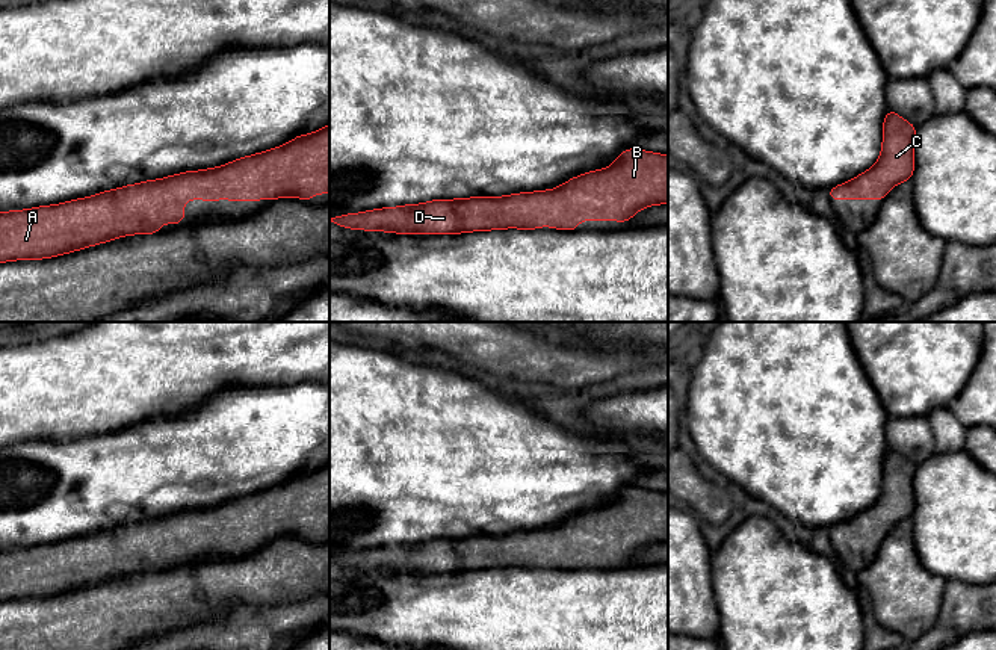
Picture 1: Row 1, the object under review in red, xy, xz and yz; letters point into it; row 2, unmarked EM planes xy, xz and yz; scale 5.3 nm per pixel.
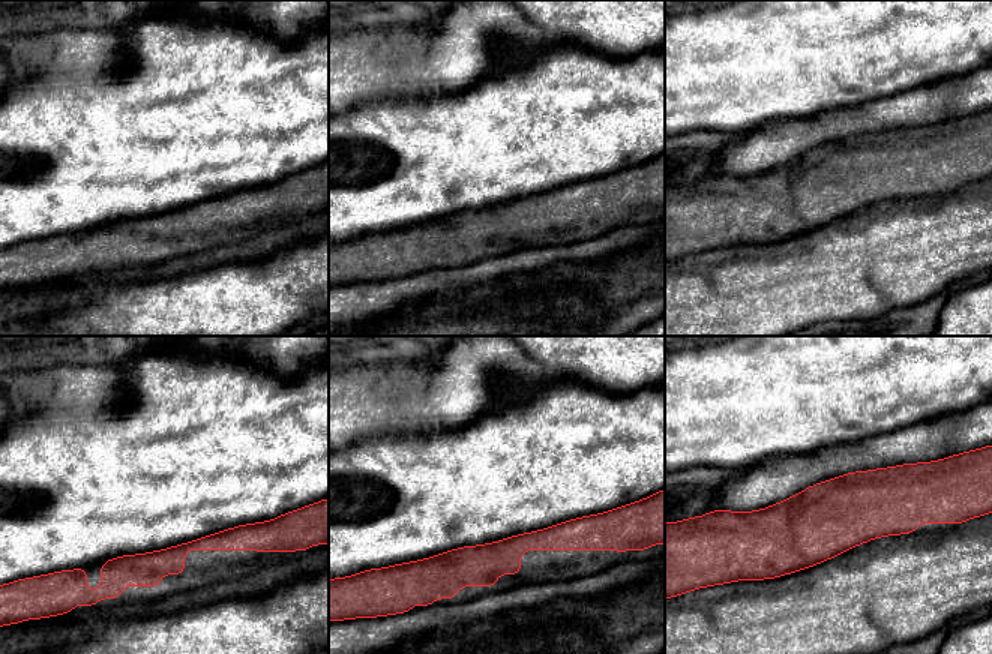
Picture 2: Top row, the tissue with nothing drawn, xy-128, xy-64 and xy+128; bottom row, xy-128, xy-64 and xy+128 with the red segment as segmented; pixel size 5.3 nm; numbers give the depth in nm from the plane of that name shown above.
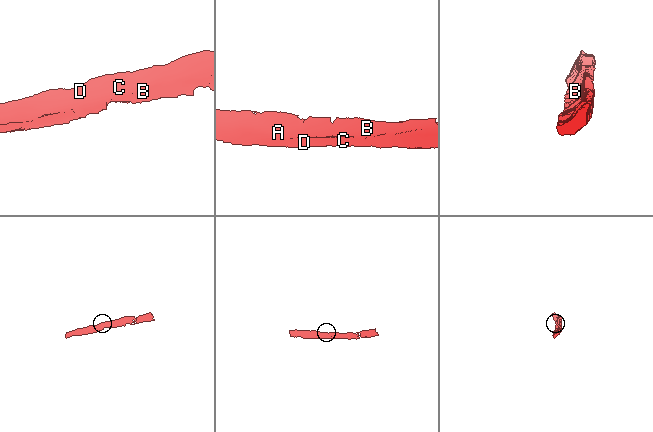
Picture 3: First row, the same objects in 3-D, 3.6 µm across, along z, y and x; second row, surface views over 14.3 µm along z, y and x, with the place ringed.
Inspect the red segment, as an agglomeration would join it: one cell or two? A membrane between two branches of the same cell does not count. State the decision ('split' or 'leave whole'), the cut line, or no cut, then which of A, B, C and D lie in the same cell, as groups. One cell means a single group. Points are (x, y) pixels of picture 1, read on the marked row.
leave whole; no cut; A B C D

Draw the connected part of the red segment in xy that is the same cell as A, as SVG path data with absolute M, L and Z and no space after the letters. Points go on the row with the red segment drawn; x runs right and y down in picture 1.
M329 124L277 148L216 168L147 180L60 204L0 212L0 263L42 260L122 236L159 233L162 224L184 221L186 200L257 201L284 197L313 200L316 193L329 193Z

